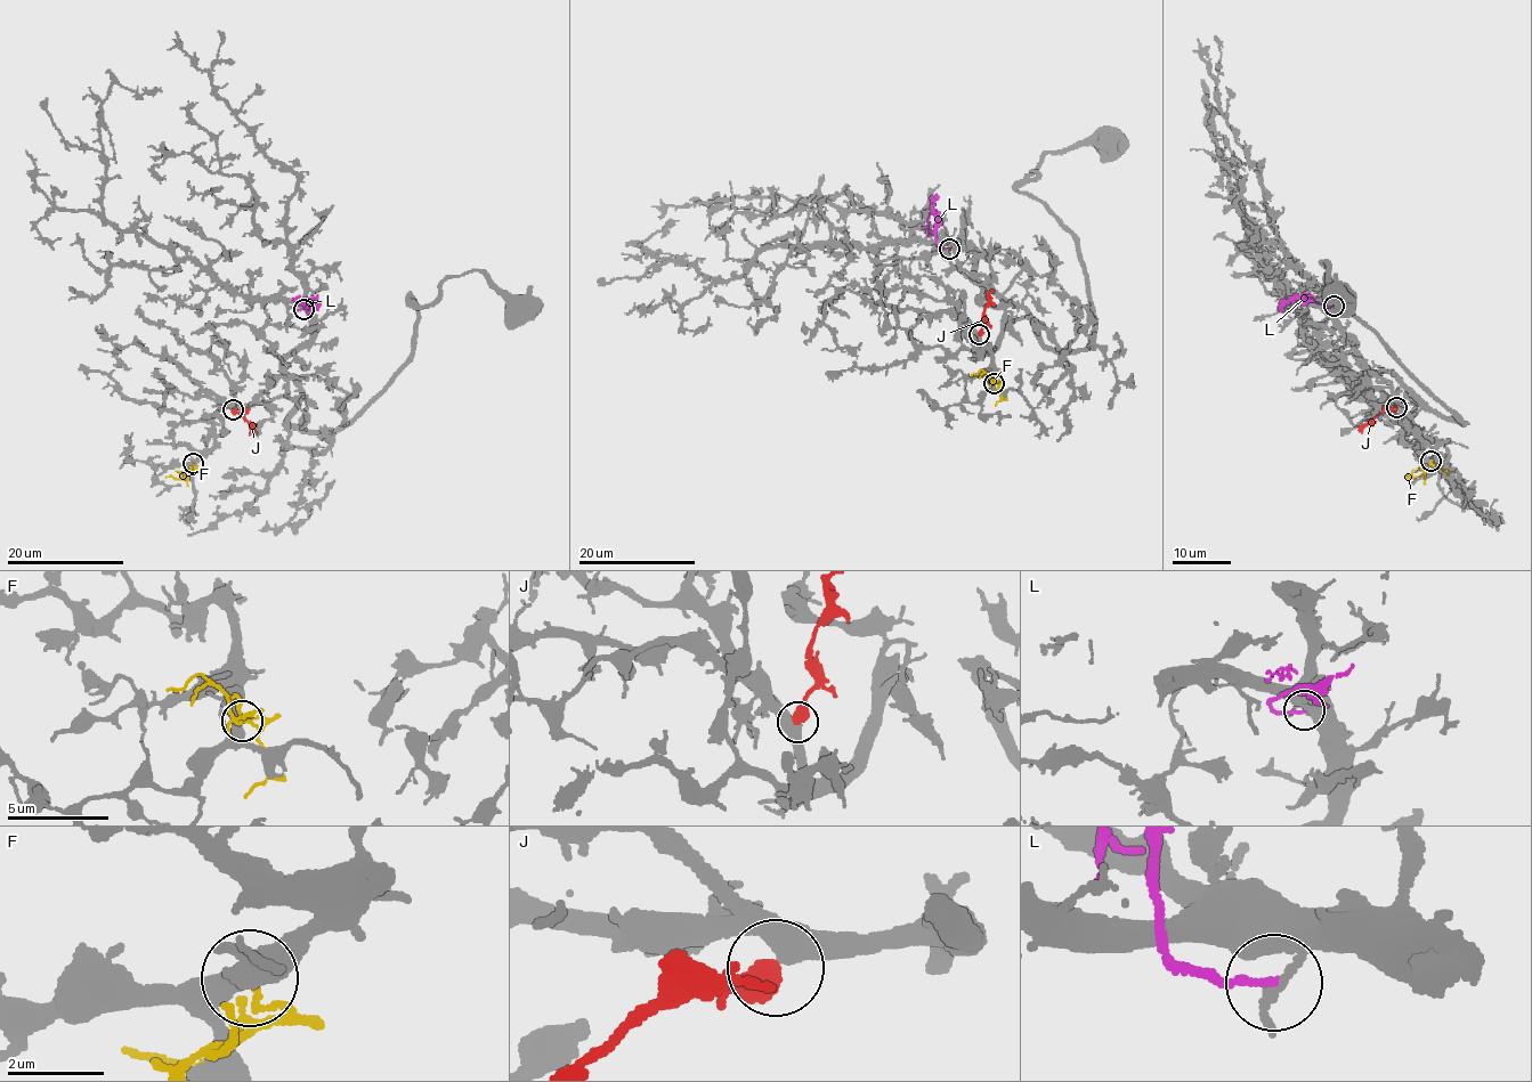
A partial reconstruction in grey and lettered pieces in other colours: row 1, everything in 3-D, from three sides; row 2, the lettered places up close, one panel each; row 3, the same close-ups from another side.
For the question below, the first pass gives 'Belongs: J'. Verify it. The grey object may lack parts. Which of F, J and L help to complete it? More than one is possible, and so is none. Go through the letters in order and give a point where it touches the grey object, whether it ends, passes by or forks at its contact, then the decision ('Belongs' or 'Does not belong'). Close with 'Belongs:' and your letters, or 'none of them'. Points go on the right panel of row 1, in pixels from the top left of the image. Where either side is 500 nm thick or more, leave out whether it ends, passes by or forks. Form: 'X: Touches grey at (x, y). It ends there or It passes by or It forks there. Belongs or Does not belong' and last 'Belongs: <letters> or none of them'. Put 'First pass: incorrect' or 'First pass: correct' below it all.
F: Touches grey at (1431, 461). It ends there. Does not belong
J: Touches grey at (1396, 407). Belongs
L: Touches grey at (1334, 306). It ends there. Does not belong
Belongs: J
First pass: correct

